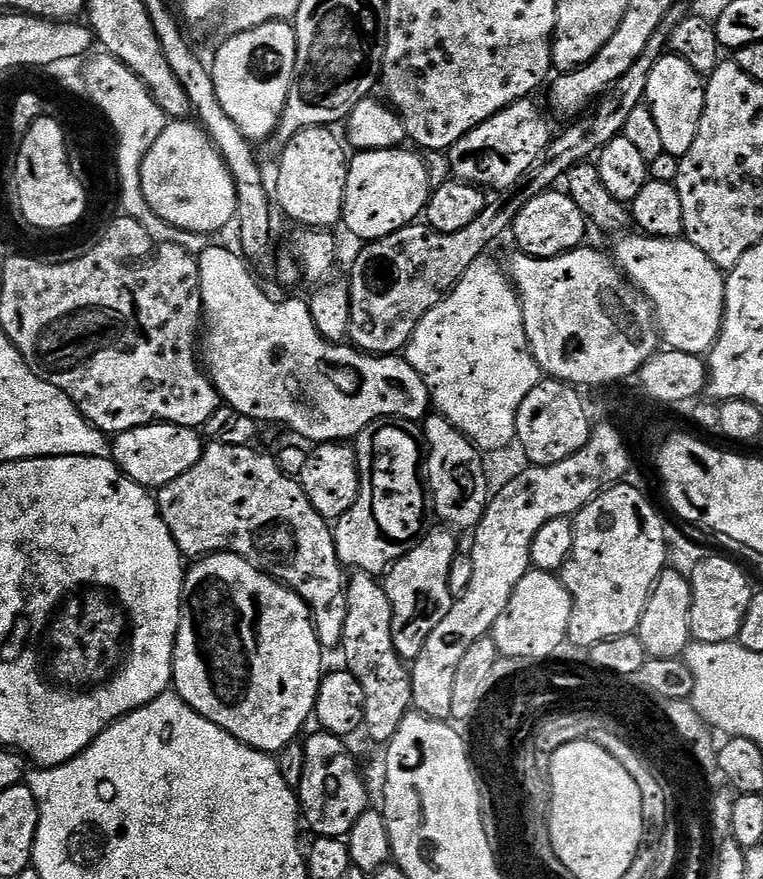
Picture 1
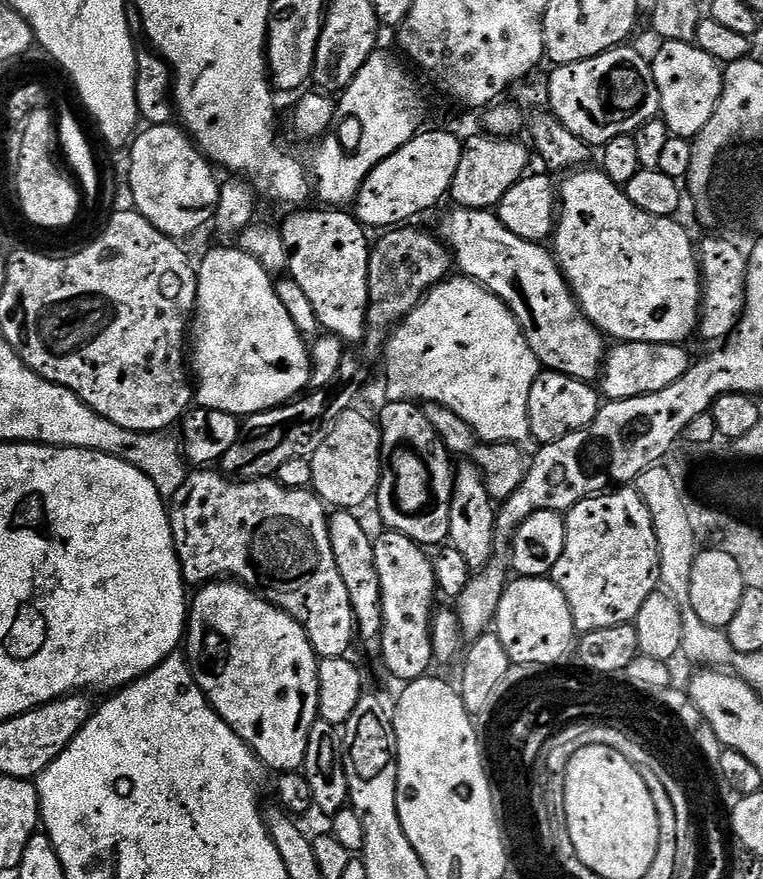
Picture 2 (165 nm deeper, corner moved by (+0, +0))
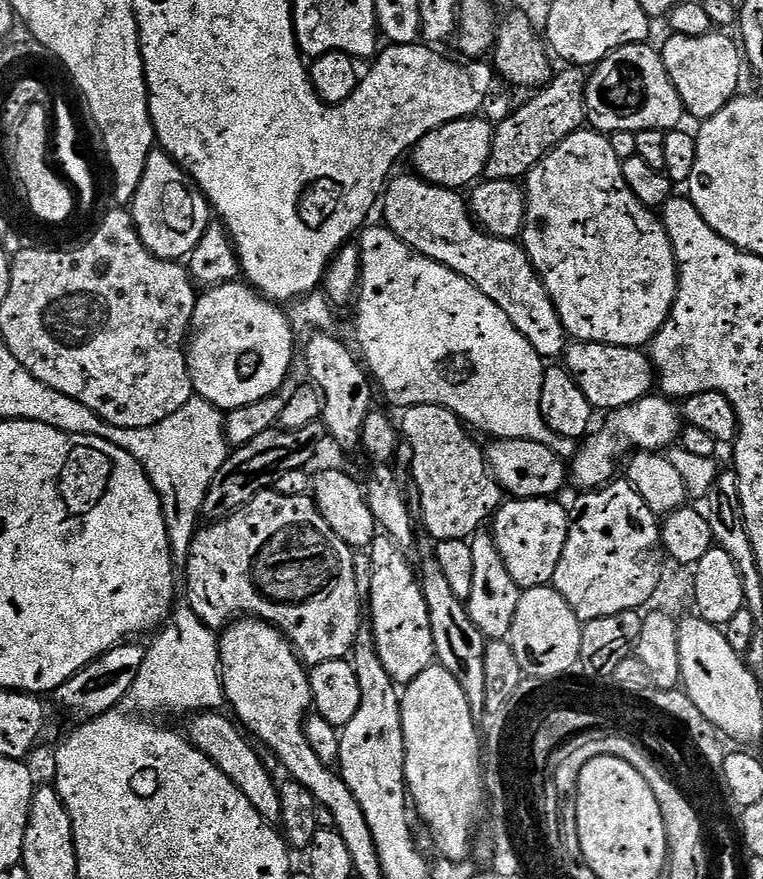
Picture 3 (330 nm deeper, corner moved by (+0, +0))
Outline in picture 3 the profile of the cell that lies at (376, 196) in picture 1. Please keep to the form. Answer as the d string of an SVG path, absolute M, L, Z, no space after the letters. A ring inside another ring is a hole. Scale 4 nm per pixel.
M480 119L455 120L422 137L411 153L415 175L438 188L464 190L464 187L475 185L484 176L484 167L488 165L494 131L491 123L488 125Z

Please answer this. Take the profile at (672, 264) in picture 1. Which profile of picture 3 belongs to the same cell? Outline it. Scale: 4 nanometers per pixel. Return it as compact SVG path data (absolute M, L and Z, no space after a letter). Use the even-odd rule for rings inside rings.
M581 130L570 134L565 140L557 144L552 151L547 152L535 166L528 171L526 177L526 199L528 209L524 215L524 230L522 233L522 247L524 253L530 258L530 262L536 267L541 282L546 286L550 298L554 302L557 314L564 327L565 333L573 341L585 344L613 344L614 346L626 346L627 348L643 349L651 345L652 339L660 333L660 327L666 323L669 314L672 313L672 304L676 300L676 255L672 249L670 238L664 229L663 219L653 209L648 208L626 186L624 166L614 154L614 146L611 139L605 133L595 130Z

